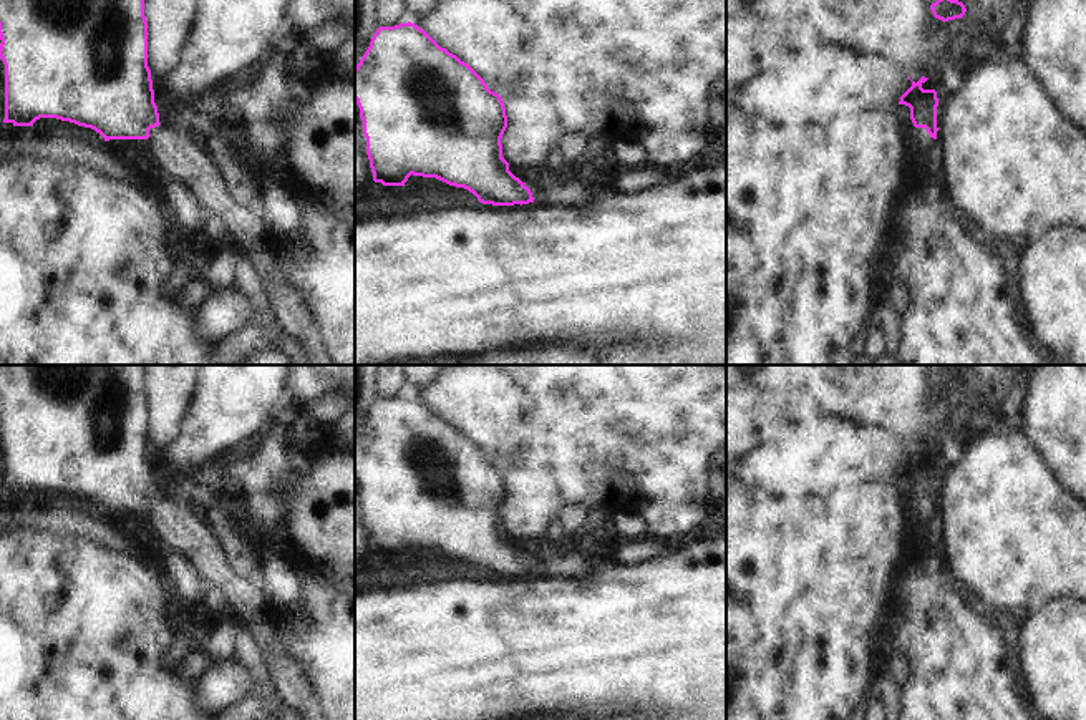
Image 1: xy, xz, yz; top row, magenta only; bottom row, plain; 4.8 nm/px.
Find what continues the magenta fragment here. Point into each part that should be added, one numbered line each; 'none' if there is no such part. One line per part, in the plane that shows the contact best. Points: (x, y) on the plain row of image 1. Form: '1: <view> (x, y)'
1: yz (922, 515)

